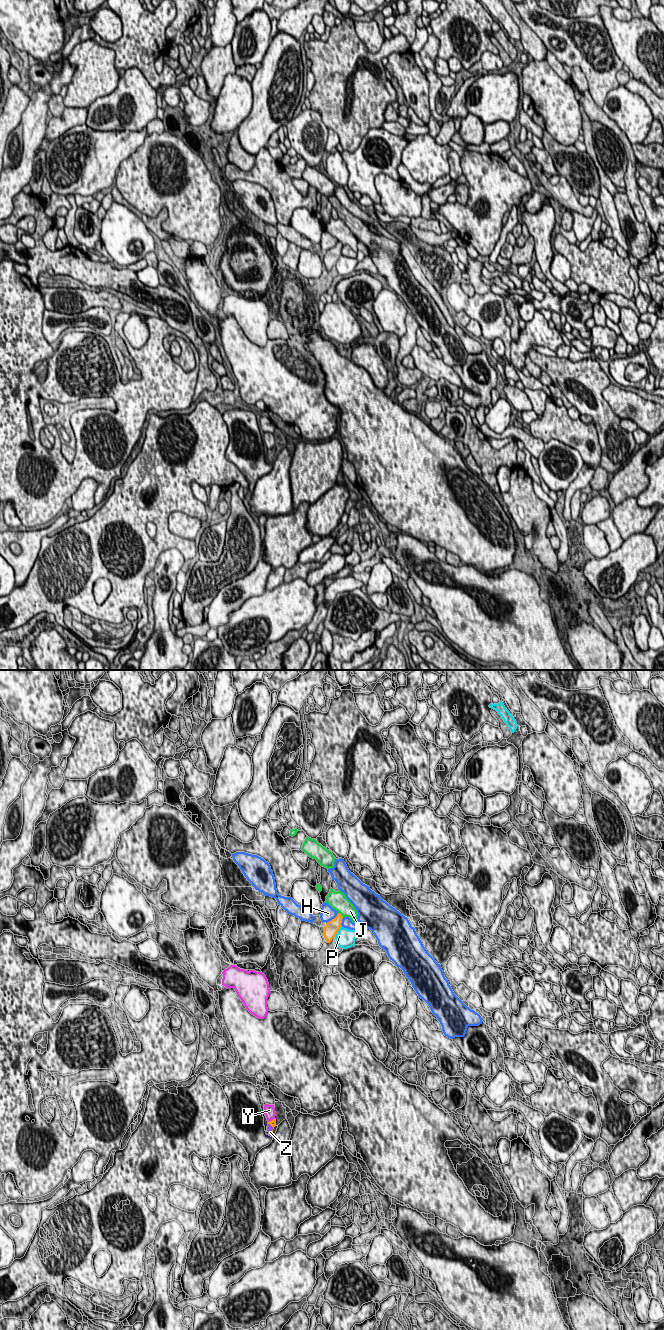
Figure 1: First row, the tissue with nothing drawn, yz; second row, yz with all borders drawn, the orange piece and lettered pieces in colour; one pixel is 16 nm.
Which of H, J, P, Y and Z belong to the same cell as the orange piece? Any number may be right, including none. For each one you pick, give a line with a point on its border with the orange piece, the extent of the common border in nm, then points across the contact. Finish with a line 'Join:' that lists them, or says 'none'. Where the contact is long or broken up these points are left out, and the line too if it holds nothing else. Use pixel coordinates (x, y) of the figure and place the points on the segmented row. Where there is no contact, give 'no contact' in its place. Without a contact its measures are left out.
Z: yz (272, 1126) | 160 nm | across yz (273, 1122), (272, 1126), (269, 1128)
Join: Z

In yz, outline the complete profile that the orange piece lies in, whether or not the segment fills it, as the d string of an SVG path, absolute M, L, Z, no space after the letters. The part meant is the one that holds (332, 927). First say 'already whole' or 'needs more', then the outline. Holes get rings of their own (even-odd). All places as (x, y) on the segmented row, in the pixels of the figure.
already whole | M338 913L334 919L326 923L323 935L327 943L330 943L332 941L339 929L342 927L342 919L342 915Z

